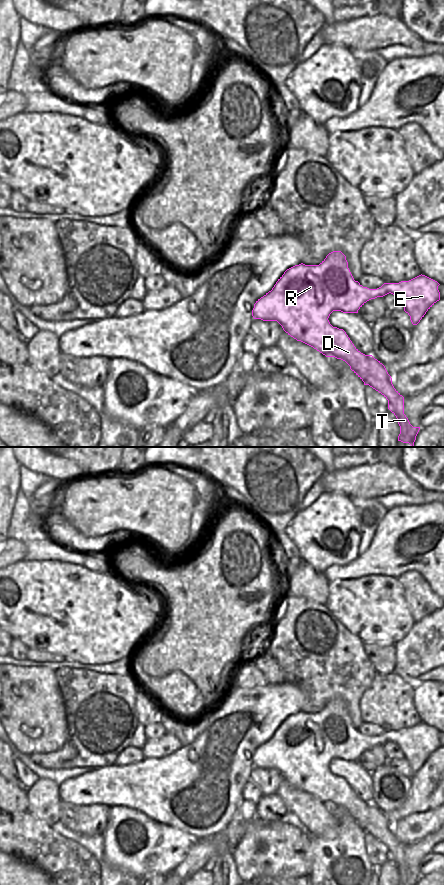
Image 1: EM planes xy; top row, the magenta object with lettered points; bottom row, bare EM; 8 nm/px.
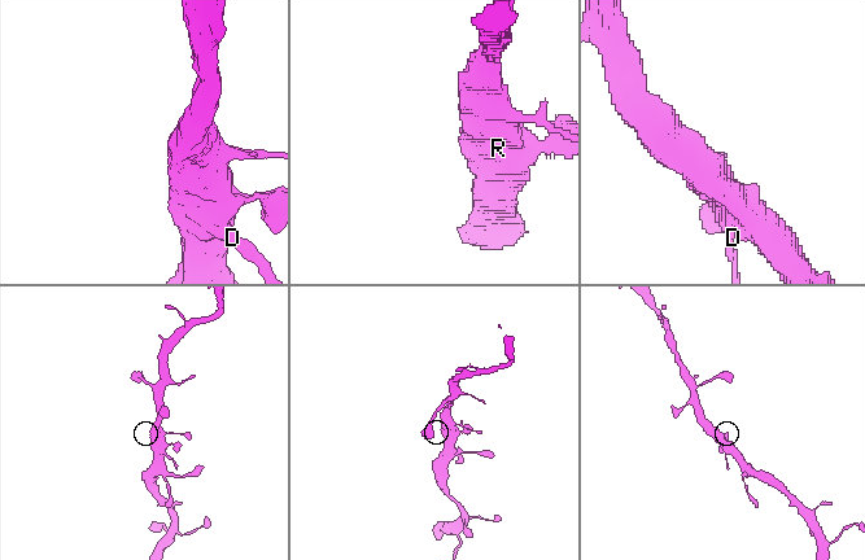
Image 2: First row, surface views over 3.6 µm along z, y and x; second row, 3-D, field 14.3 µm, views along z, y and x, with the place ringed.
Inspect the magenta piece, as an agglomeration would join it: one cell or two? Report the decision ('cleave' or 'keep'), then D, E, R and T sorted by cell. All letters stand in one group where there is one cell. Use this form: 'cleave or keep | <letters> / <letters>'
keep | D E R T

